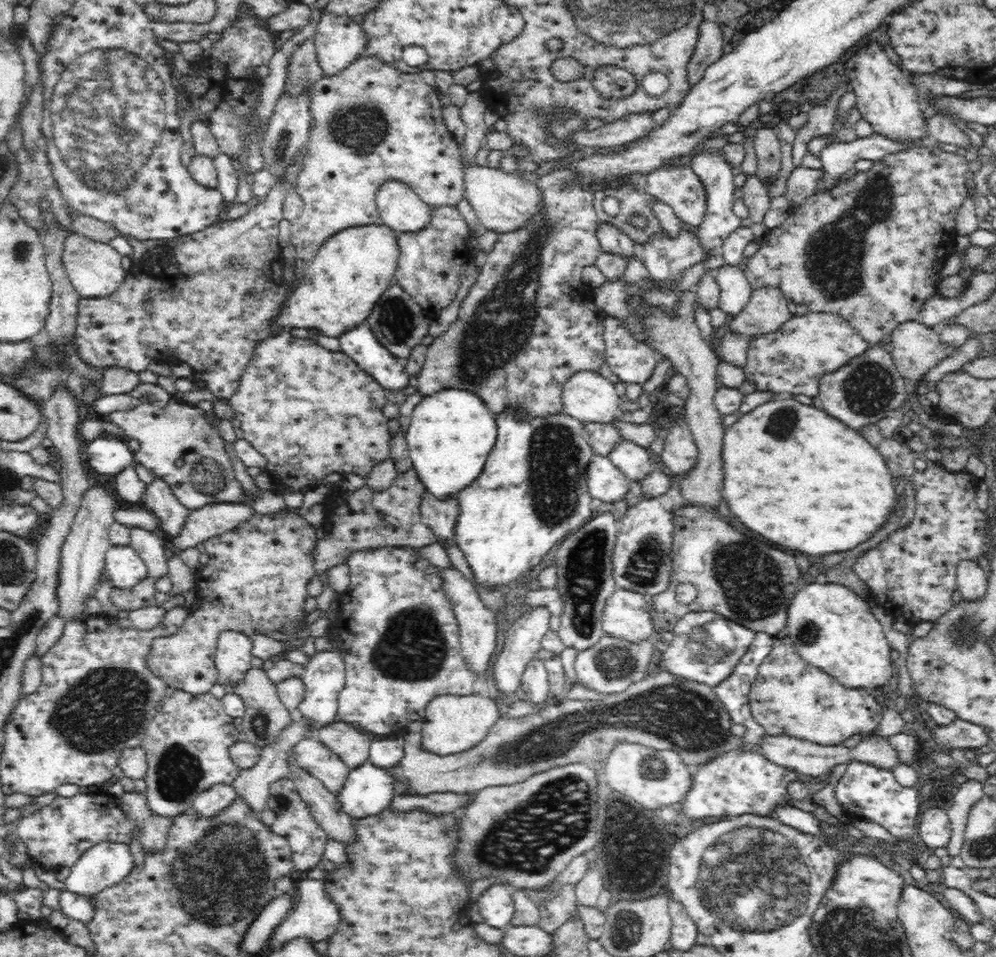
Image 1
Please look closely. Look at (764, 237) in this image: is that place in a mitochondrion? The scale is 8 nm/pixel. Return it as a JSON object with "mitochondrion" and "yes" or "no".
{"mitochondrion":"no"}

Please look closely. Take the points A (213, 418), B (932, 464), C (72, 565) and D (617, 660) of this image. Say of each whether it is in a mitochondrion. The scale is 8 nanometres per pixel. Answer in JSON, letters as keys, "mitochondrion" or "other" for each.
{"A":"other","B":"other","C":"other","D":"mitochondrion"}

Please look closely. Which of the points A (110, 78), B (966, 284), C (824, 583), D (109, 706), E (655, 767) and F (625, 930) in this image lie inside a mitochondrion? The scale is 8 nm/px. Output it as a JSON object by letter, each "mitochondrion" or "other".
{"A":"mitochondrion","B":"other","C":"other","D":"mitochondrion","E":"mitochondrion","F":"mitochondrion"}

